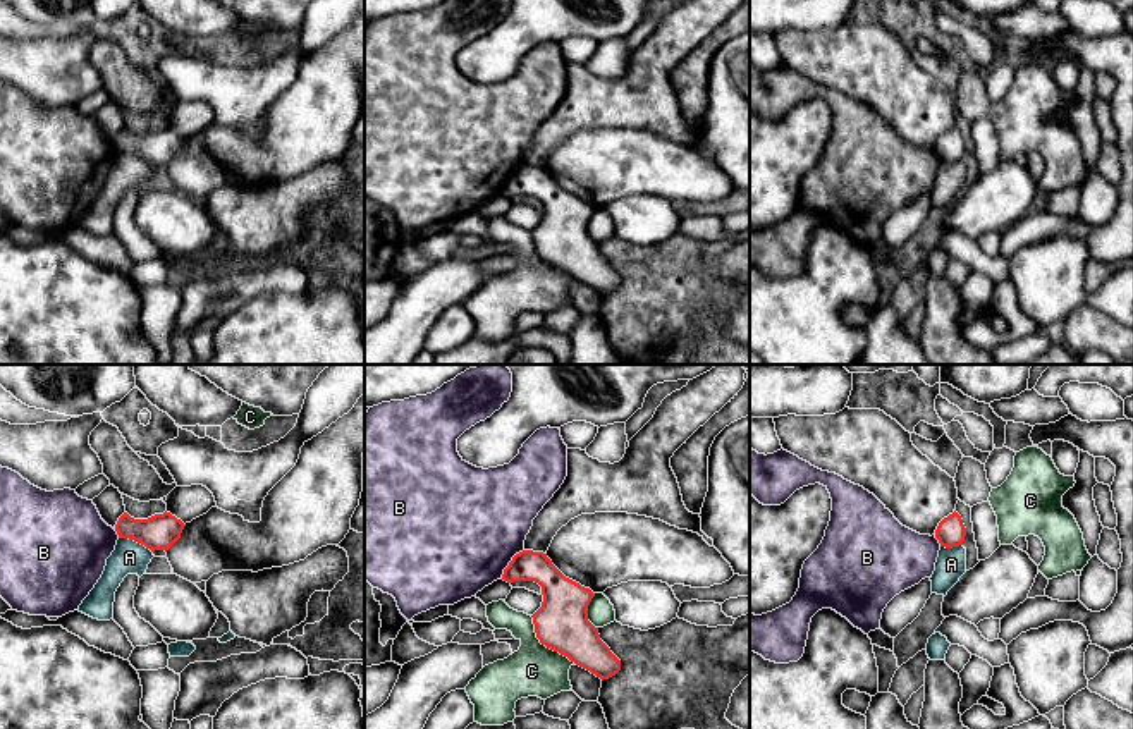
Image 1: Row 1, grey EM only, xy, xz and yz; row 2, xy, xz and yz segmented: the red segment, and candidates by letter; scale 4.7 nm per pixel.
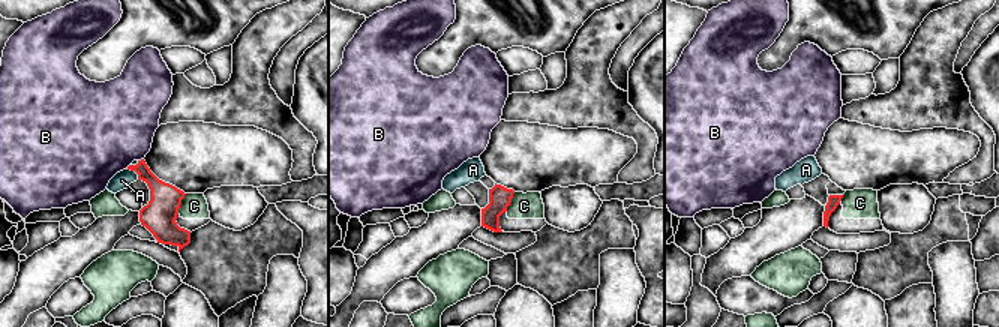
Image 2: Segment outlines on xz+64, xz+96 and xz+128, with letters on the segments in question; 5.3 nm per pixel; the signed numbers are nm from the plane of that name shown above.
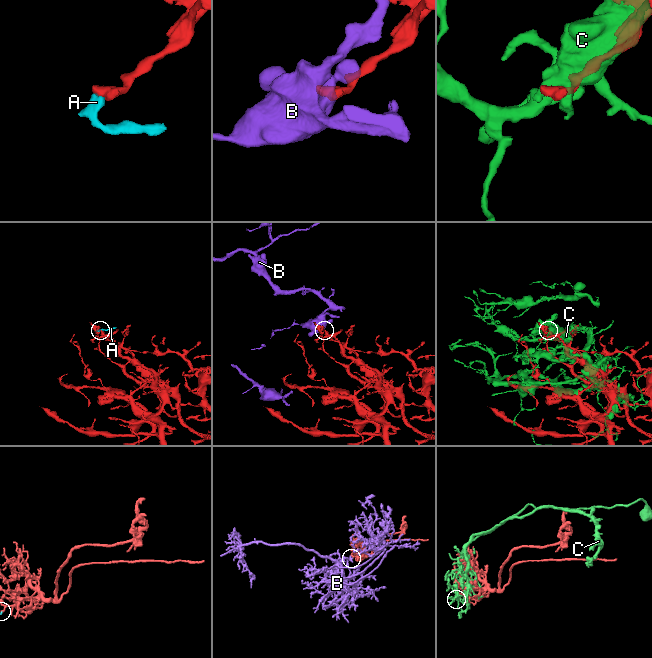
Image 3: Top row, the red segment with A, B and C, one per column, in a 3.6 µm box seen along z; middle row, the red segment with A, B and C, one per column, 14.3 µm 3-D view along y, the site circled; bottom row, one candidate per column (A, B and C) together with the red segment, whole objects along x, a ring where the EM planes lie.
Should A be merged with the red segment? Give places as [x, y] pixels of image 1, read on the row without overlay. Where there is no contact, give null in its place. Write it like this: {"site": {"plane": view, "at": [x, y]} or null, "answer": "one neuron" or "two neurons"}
{"site": {"plane": "xy", "at": [136, 155]}, "answer": "two neurons"}

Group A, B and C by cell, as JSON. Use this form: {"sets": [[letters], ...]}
{"sets": [["A"], ["B"], ["C"]]}

